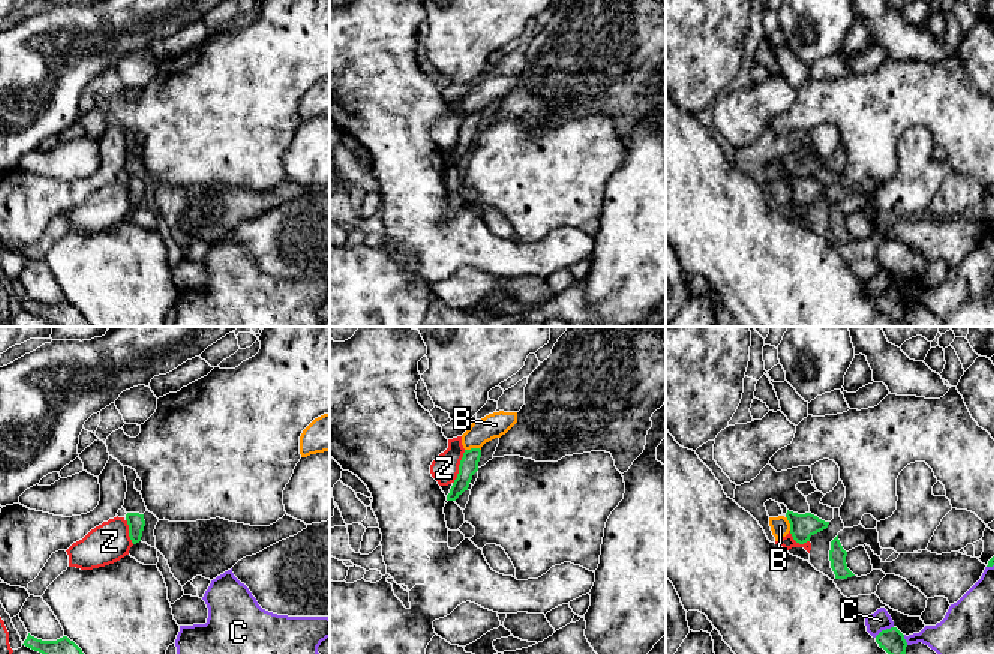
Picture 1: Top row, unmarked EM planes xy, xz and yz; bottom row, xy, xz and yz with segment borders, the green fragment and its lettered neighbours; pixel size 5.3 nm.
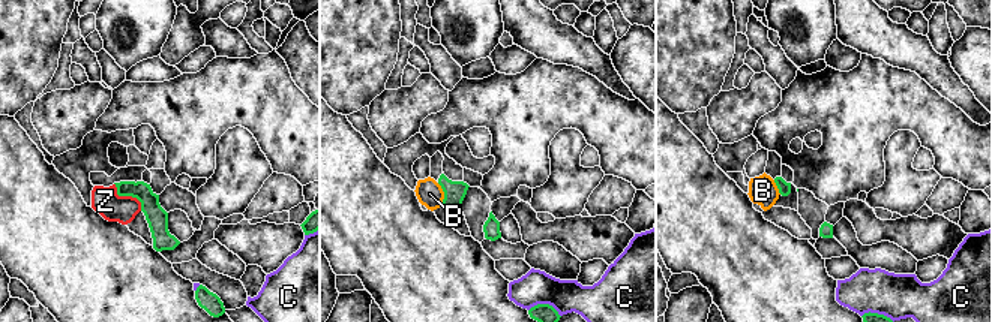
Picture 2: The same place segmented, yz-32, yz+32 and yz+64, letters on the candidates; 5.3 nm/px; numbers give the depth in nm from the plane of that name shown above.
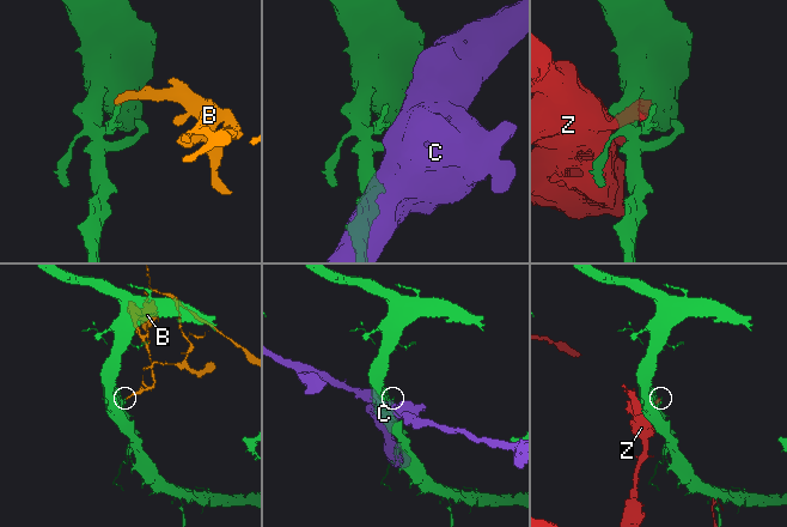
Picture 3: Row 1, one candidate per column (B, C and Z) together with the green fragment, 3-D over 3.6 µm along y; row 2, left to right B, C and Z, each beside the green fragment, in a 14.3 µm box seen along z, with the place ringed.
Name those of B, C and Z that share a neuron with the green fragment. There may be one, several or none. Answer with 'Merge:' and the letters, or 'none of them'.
Merge: none of them

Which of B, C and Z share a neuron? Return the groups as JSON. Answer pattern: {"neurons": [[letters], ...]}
{"neurons": [["B", "Z"], ["C"]]}

